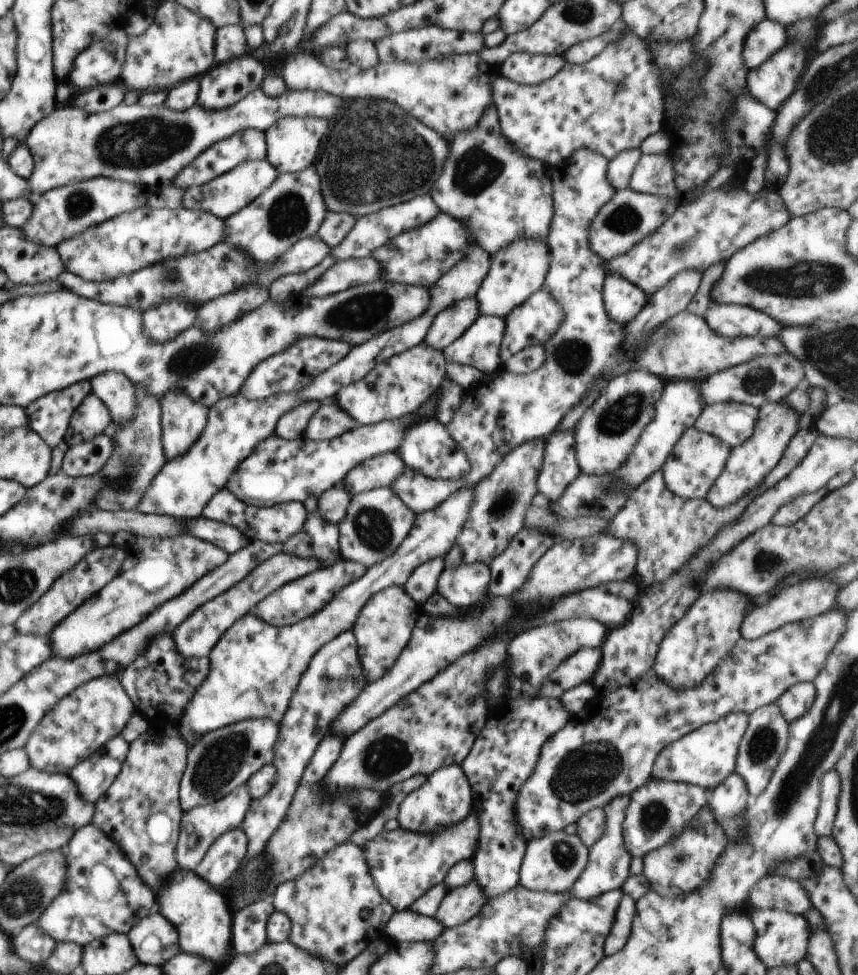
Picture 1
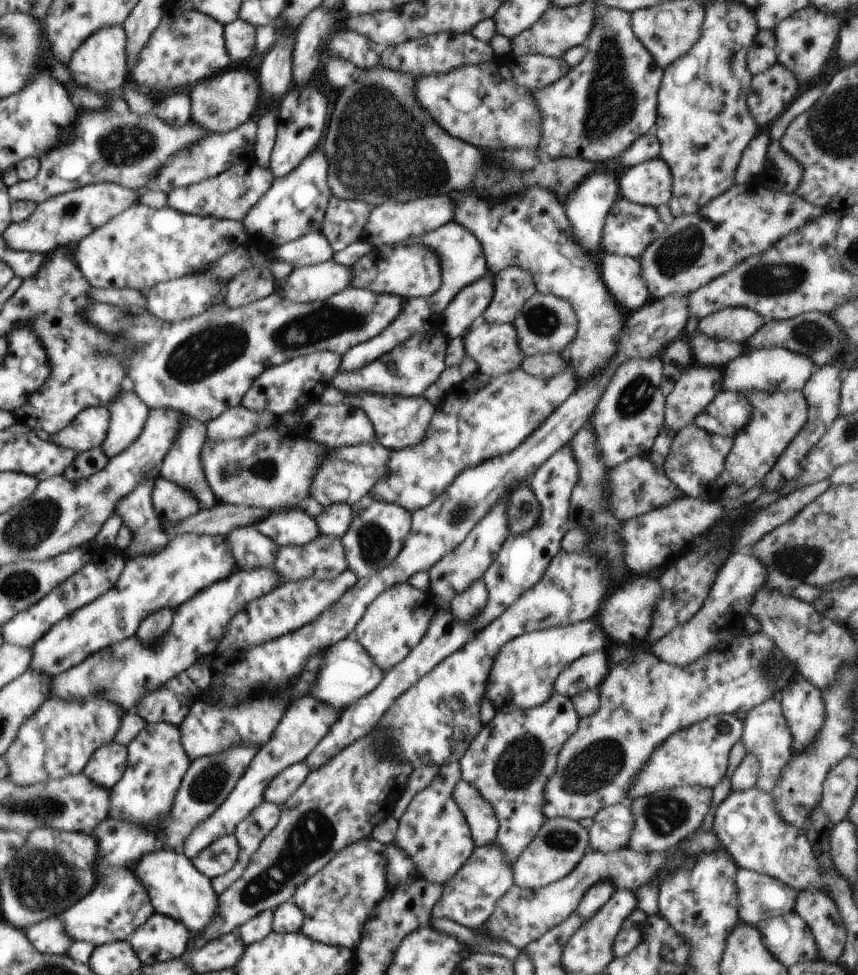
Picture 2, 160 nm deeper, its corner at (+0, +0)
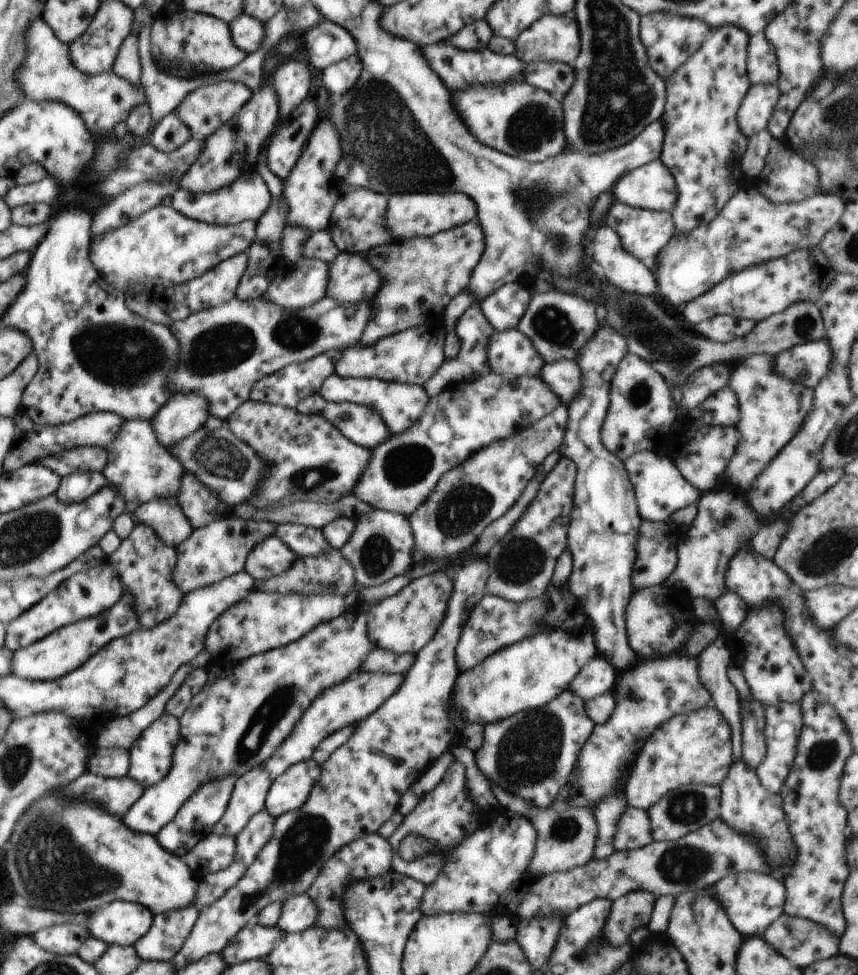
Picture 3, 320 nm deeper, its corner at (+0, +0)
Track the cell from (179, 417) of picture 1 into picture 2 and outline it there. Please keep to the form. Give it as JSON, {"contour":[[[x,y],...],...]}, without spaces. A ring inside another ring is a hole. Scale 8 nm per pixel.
{"contour":[[[184,418],[184,424],[178,432],[174,448],[168,452],[168,456],[160,464],[162,478],[176,482],[180,488],[192,492],[200,510],[212,508],[218,503],[216,495],[208,486],[202,466],[200,466],[200,450],[206,440],[206,426],[201,422],[192,422],[190,418]]]}

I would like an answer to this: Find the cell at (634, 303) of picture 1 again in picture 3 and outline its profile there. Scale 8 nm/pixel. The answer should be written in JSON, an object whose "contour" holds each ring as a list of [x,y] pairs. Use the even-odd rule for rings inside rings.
{"contour":[[[599,227],[590,241],[589,250],[602,276],[621,291],[641,295],[657,292],[653,270],[624,250],[619,234],[612,227]]]}

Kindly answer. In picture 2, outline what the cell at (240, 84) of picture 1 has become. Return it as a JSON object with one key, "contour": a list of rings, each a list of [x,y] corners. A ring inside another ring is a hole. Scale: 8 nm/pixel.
{"contour":[[[226,69],[198,81],[189,93],[191,120],[209,132],[227,133],[252,120],[259,109],[261,90],[256,78],[246,70]]]}

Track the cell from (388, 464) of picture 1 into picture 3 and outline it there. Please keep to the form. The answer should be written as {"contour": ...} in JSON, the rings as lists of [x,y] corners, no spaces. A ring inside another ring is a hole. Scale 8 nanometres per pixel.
{"contour":[[[249,398],[226,423],[268,464],[259,487],[244,502],[254,509],[273,509],[304,500],[336,502],[352,494],[371,457],[369,449],[348,440],[324,415],[305,414],[301,408],[254,402]]]}

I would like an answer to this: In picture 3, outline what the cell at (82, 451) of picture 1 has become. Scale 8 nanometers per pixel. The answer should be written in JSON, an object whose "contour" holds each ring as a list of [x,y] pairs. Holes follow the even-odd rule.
{"contour":[[[74,473],[61,478],[55,495],[67,505],[80,504],[107,486],[103,473]]]}

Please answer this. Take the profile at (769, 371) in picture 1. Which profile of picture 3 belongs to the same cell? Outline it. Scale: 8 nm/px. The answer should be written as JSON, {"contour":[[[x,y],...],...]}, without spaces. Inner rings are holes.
{"contour":[[[810,338],[773,357],[775,373],[814,389],[828,374],[835,354],[827,338]]]}

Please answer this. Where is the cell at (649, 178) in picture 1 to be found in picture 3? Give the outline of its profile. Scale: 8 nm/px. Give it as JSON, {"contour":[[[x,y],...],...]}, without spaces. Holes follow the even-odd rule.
{"contour":[[[661,159],[620,177],[612,192],[618,201],[630,206],[669,213],[674,210],[678,198],[675,178]]]}

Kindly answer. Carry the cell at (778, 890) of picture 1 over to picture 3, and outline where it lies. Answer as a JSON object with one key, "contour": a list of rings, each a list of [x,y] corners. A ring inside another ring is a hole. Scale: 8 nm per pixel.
{"contour":[[[747,872],[721,878],[712,886],[713,894],[730,922],[745,937],[763,937],[764,931],[785,912],[786,889],[779,876]]]}

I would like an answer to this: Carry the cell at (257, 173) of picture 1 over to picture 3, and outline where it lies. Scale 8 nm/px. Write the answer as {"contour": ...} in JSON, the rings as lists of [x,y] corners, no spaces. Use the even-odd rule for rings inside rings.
{"contour":[[[246,169],[231,185],[213,193],[191,193],[179,188],[172,196],[172,208],[186,218],[211,225],[235,225],[242,221],[257,221],[270,206],[270,191],[255,169]]]}

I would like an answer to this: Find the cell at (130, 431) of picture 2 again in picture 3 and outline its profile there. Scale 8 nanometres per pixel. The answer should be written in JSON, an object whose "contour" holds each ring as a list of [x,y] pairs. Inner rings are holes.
{"contour":[[[140,419],[125,420],[115,441],[106,450],[109,452],[109,459],[102,473],[106,477],[107,484],[116,491],[119,491],[126,504],[128,502],[138,502],[141,505],[149,503],[152,499],[170,499],[177,496],[183,476],[185,475],[185,470],[180,461],[177,461],[158,442],[157,436],[154,430],[152,430],[151,421]]]}

